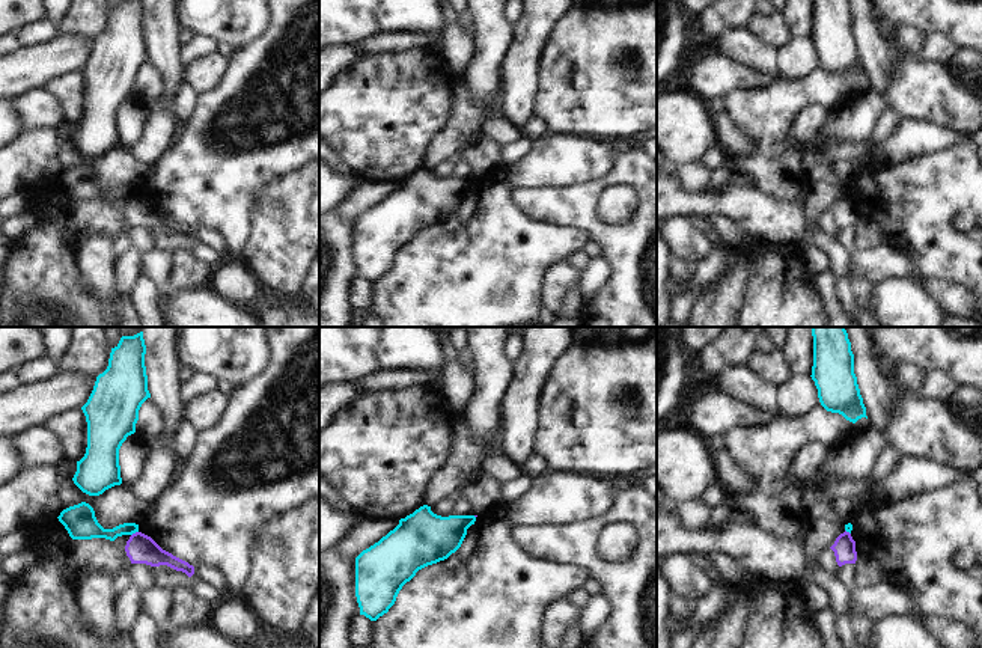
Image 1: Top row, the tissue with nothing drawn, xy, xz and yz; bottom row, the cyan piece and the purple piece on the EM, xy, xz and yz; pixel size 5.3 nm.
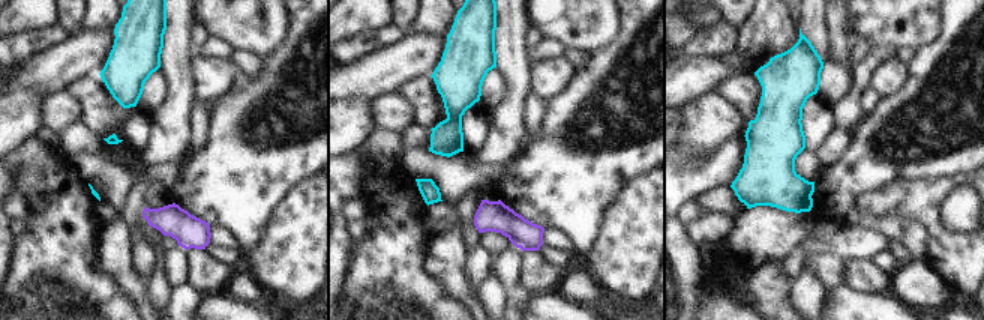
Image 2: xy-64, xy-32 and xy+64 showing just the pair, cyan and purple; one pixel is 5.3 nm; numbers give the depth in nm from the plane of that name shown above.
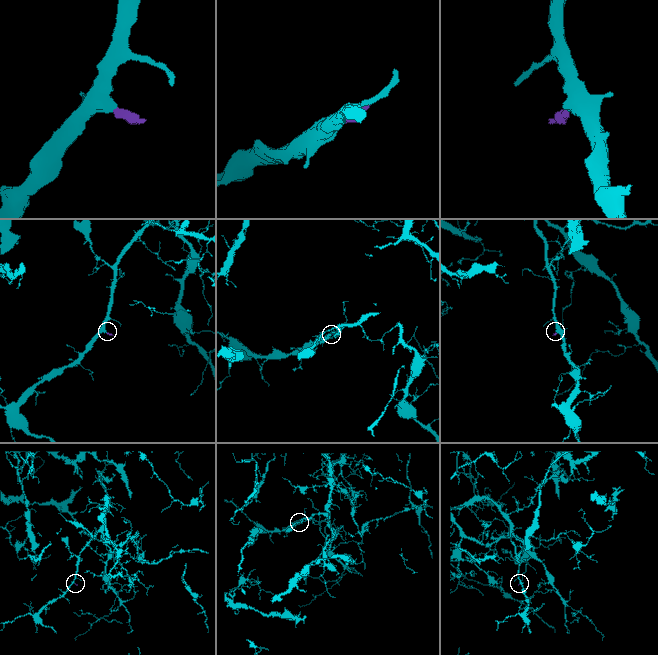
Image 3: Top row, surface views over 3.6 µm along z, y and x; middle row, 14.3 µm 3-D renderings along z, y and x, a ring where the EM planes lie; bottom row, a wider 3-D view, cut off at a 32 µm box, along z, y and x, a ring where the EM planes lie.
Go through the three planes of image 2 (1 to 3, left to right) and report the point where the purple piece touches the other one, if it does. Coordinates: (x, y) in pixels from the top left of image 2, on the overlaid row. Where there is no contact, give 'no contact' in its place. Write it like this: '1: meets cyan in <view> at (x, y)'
1: no contact
2: no contact
3: no contact

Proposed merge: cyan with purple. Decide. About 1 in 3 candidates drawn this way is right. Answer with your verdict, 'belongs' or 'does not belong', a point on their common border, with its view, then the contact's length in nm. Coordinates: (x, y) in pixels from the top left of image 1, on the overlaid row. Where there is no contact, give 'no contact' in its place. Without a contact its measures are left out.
does not belong; contact xy (134, 532); length 50 nm

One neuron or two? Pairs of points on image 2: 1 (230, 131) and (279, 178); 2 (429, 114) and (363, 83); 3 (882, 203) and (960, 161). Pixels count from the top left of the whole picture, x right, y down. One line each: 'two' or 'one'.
1: one
2: two
3: two

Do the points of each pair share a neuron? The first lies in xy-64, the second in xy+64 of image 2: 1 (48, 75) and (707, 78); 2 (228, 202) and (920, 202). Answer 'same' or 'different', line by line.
1: same
2: different

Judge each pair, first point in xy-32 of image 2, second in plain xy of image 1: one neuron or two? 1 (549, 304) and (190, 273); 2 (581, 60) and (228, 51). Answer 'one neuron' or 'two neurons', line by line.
1: two neurons
2: one neuron

